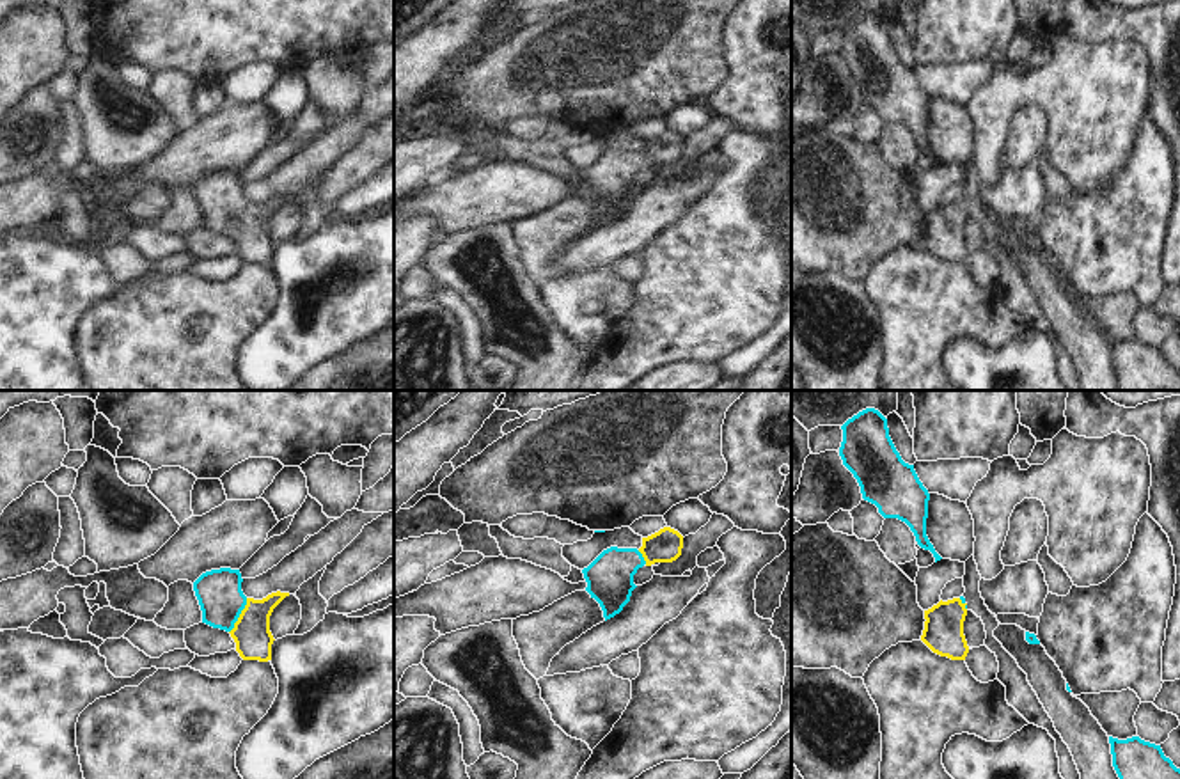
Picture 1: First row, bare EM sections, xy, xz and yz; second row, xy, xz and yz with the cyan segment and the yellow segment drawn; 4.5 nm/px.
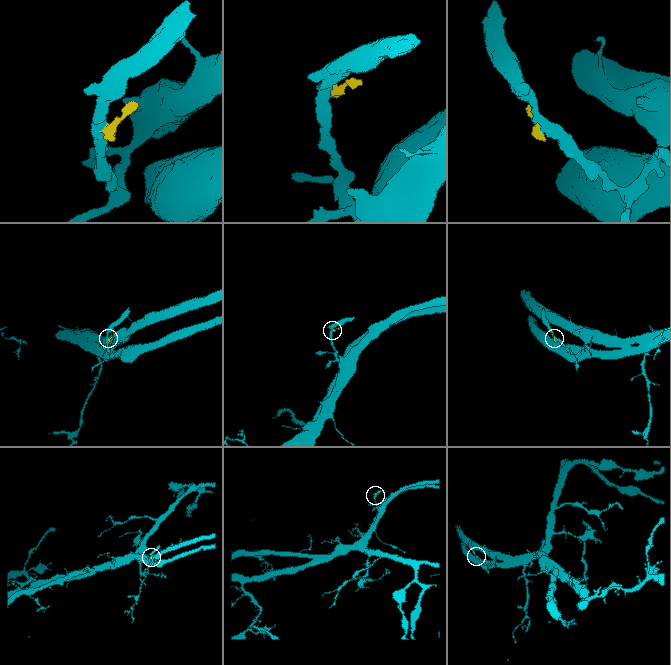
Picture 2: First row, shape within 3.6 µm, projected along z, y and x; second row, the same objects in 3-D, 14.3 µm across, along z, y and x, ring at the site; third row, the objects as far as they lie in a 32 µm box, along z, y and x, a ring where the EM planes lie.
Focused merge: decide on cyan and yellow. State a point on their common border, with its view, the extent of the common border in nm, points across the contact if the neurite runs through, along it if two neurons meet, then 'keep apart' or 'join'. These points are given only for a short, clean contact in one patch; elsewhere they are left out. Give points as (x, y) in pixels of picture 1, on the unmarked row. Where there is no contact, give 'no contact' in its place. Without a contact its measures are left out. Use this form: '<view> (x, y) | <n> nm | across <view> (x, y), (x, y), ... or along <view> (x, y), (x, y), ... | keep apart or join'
xy (238, 219) | 180 nm | across xy (219, 194), (220, 201), (238, 219), (251, 235) | join

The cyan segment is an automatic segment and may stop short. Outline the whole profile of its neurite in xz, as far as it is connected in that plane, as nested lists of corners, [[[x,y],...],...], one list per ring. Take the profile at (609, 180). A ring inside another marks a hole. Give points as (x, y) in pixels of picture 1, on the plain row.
[[[664,130],[642,140],[639,153],[610,149],[584,170],[586,193],[600,206],[605,224],[619,216],[630,204],[632,193],[637,190],[633,177],[639,170],[673,165],[681,158],[681,151],[683,138],[671,130]]]

